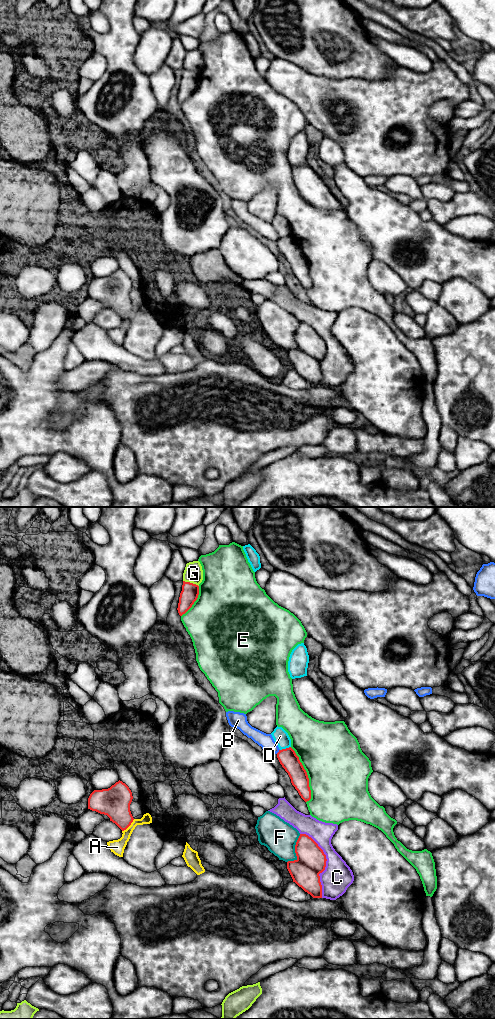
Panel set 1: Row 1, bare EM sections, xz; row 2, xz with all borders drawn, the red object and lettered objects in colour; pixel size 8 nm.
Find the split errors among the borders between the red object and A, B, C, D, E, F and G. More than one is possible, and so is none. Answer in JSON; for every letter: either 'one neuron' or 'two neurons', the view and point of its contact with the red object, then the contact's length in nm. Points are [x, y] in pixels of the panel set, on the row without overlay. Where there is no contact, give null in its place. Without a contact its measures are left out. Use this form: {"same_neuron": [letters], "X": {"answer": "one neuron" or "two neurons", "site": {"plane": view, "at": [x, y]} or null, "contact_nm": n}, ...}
{"same_neuron": [], "A": {"answer": "two neurons", "site": {"plane": "xz", "at": [128, 314]}, "contact_nm": 140}, "B": {"answer": "two neurons", "site": {"plane": "xz", "at": [279, 239]}, "contact_nm": 50}, "C": {"answer": "two neurons", "site": {"plane": "xz", "at": [325, 350]}, "contact_nm": 550}, "D": {"answer": "two neurons", "site": {"plane": "xz", "at": [286, 236]}, "contact_nm": 90}, "E": {"answer": "two neurons", "site": {"plane": "xz", "at": [307, 263]}, "contact_nm": 460}, "F": {"answer": "two neurons", "site": {"plane": "xz", "at": [295, 339]}, "contact_nm": 260}, "G": {"answer": "two neurons", "site": {"plane": "xz", "at": [191, 71]}, "contact_nm": 140}}

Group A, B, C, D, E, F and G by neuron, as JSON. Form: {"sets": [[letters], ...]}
{"sets": [["A"], ["B"], ["C"], ["D"], ["E"], ["F"], ["G"]]}

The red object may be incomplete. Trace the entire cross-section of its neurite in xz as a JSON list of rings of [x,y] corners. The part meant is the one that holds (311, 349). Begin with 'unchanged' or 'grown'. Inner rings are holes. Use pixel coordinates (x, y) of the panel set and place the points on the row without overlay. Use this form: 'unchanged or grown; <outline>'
unchanged; [[[300,322],[295,341],[297,347],[287,350],[287,357],[295,370],[313,386],[322,386],[322,373],[319,362],[325,358],[326,343],[308,323]]]

